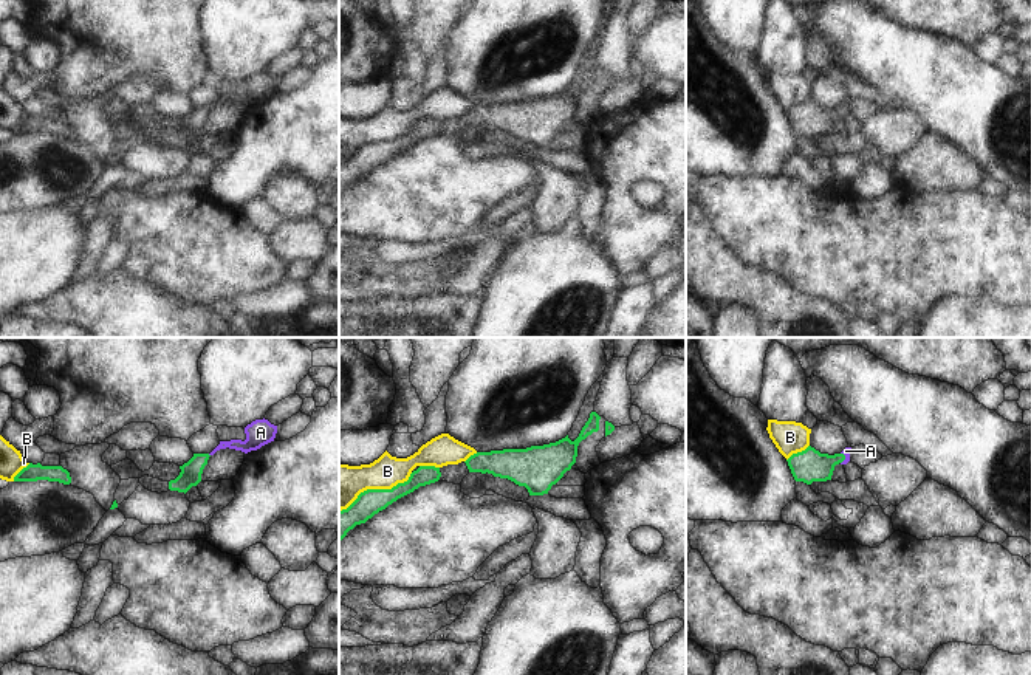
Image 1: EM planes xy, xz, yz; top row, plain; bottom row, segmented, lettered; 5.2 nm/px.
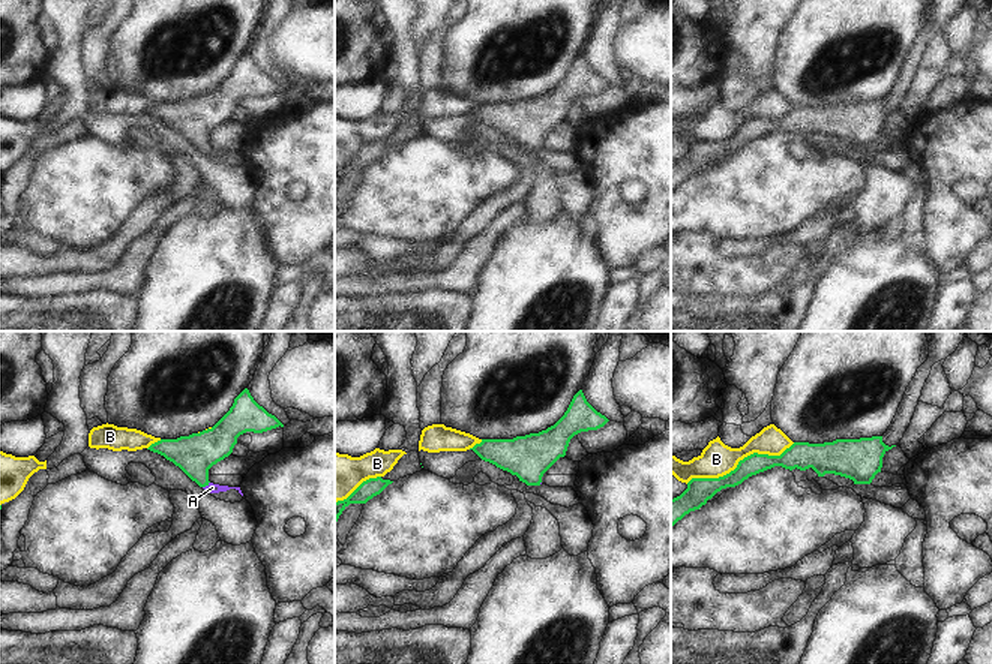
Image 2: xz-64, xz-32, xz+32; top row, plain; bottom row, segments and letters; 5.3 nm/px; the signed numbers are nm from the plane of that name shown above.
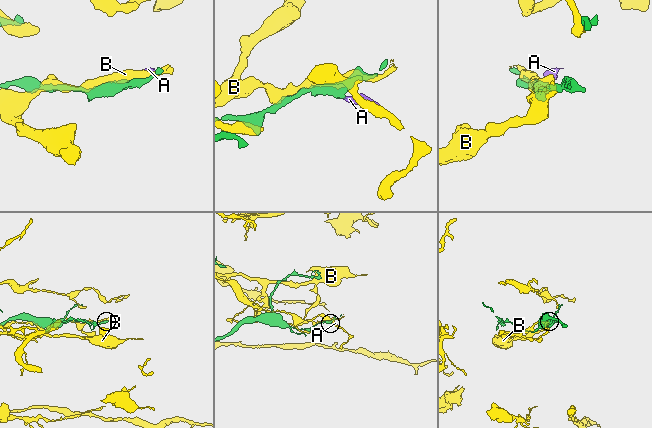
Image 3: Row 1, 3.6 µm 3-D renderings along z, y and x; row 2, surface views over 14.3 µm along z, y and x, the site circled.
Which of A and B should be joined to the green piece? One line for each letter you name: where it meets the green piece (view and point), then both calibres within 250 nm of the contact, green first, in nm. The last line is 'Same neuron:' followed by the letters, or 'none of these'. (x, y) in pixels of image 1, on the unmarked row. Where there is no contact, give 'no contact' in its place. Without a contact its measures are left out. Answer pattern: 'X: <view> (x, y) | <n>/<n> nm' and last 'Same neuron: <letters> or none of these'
A: yz (844, 112) | 170/40 nm
Same neuron: A

